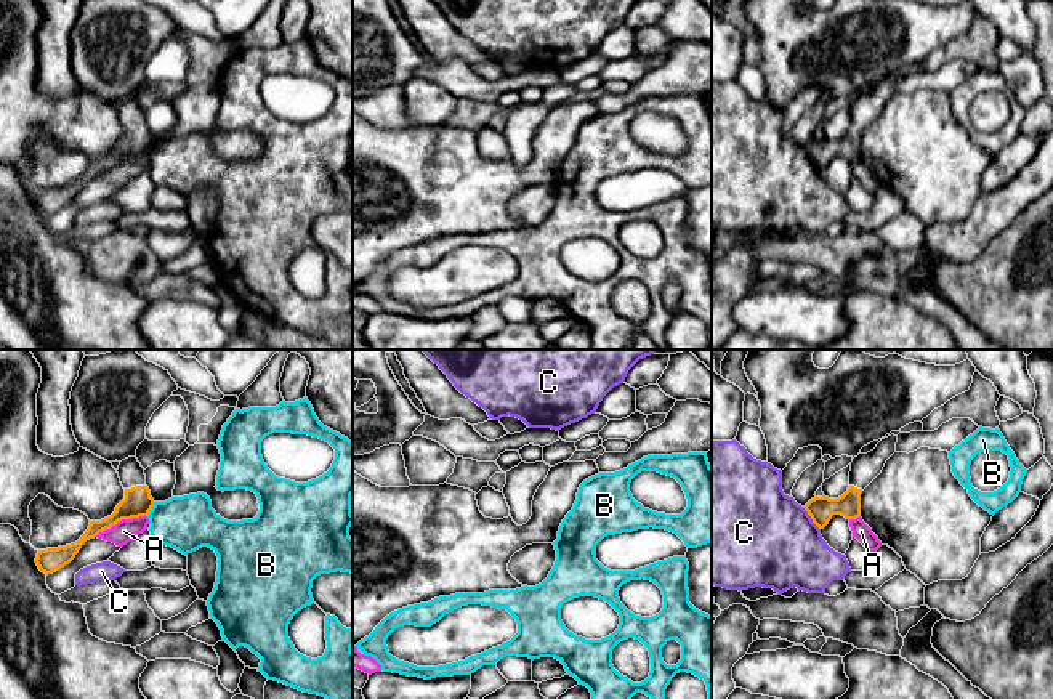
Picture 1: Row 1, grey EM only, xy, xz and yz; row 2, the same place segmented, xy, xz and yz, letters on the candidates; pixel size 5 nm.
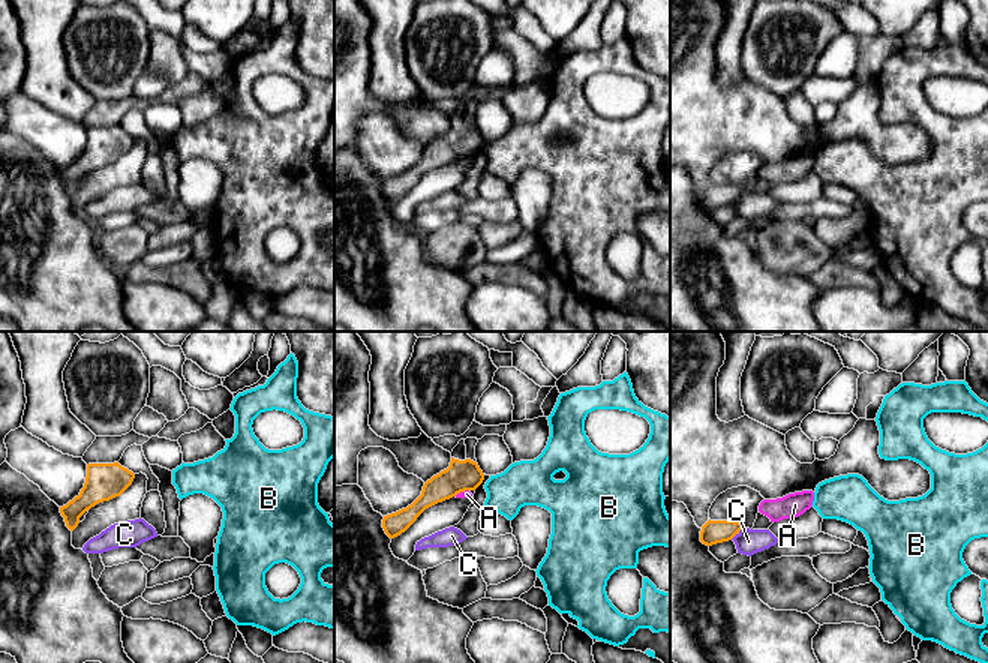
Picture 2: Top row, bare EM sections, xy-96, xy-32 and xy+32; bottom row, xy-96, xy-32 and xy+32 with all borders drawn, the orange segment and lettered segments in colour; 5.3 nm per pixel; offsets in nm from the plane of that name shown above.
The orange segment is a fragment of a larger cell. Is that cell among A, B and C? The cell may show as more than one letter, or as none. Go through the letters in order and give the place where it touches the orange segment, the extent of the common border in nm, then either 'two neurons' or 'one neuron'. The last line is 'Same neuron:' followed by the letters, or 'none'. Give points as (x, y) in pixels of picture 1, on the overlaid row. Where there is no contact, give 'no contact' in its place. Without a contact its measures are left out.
A: xy (121, 520) | 280 nm | two neurons
B: xy (151, 509) | 90 nm | two neurons
C: yz (811, 518) | 150 nm | two neurons
Same neuron: none

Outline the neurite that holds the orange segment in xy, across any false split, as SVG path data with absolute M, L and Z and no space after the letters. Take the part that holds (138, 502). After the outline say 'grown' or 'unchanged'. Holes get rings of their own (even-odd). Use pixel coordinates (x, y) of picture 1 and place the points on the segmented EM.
M128 457L122 460L117 473L125 489L125 499L115 507L115 511L101 521L90 521L88 529L75 543L38 550L35 563L42 572L48 576L59 571L75 558L87 540L95 539L99 532L111 529L119 521L149 515L155 502L146 486L144 468L138 459Z | grown

